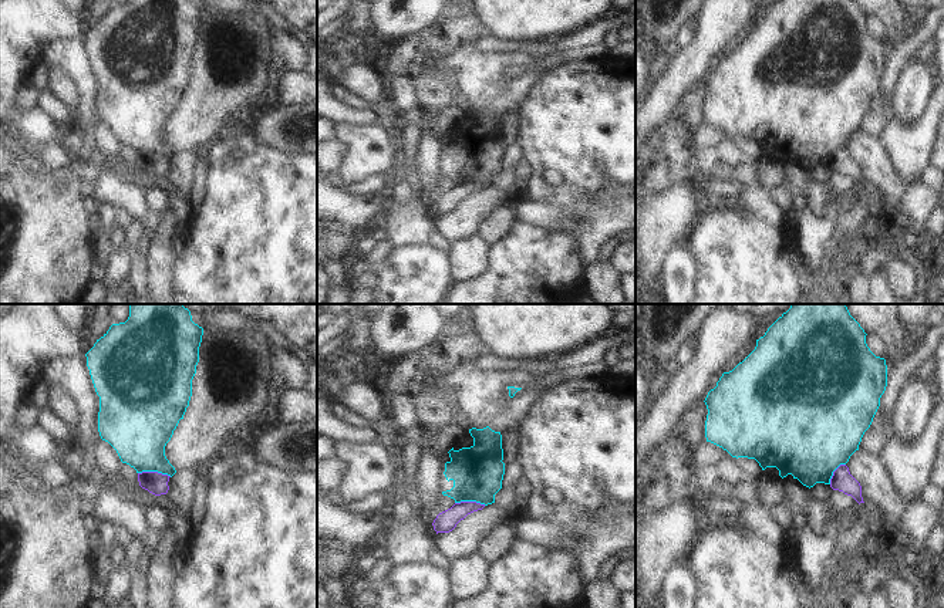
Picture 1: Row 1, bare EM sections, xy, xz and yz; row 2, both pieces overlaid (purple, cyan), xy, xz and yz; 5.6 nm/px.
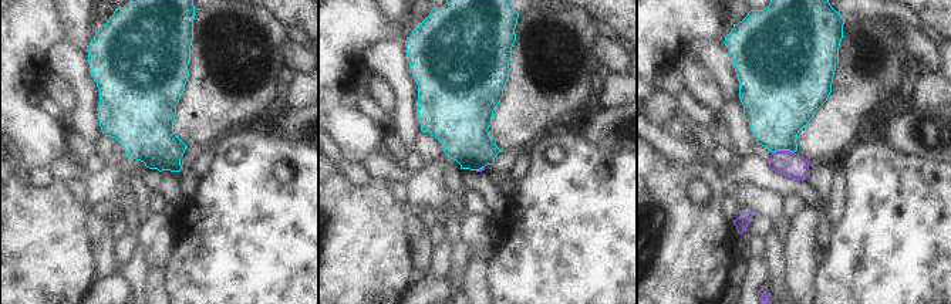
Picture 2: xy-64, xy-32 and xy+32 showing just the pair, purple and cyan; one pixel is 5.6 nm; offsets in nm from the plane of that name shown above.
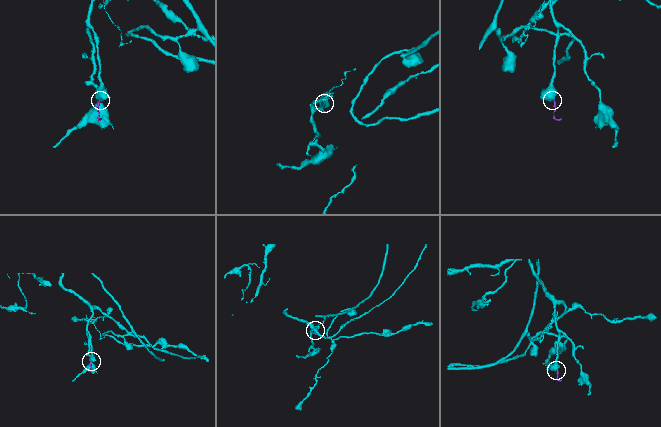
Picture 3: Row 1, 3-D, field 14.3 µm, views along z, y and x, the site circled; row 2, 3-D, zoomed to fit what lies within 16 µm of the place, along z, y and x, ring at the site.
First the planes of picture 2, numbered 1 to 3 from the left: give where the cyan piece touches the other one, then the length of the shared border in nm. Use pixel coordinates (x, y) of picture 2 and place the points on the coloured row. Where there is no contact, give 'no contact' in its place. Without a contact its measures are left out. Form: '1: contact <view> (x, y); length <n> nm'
1: no contact
2: contact xy-32 (479, 169); length 50 nm
3: contact xy+32 (783, 151); length 130 nm

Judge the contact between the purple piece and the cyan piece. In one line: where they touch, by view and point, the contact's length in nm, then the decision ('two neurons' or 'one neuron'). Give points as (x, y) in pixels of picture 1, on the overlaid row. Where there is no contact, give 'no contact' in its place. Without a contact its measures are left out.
meets purple in xy at (155, 472); contact 190 nm long; two neurons

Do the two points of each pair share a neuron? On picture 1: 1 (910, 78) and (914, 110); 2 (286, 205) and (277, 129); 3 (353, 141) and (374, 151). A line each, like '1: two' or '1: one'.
1: one
2: two
3: one

